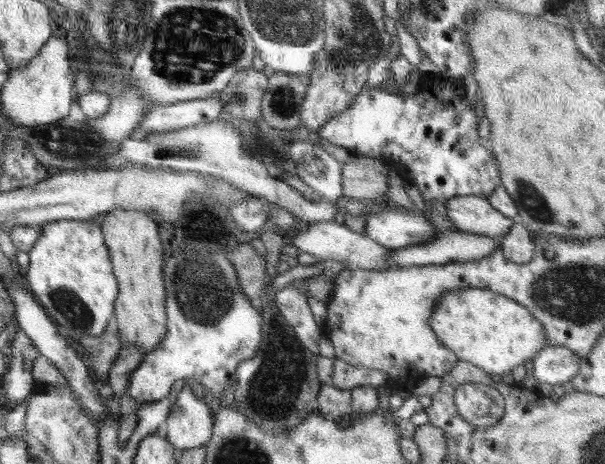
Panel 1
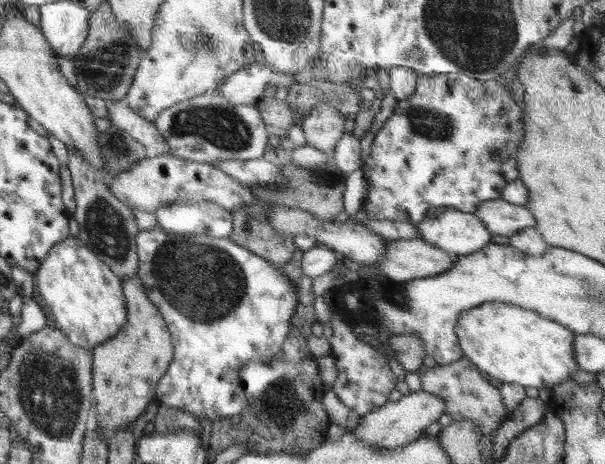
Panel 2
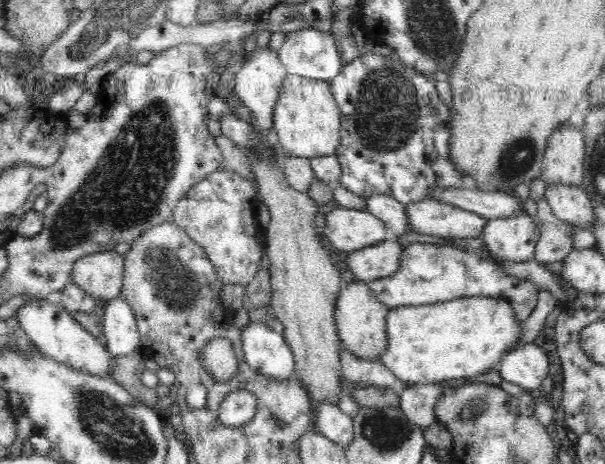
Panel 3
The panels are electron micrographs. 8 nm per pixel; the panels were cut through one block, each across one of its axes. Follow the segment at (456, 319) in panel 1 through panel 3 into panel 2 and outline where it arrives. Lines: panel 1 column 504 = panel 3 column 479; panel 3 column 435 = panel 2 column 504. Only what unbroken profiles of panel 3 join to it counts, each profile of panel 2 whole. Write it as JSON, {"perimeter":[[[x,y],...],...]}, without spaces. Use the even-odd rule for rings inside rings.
{"perimeter":[[[486,302],[473,310],[460,315],[456,322],[456,335],[460,343],[462,356],[470,360],[479,371],[487,377],[495,378],[502,383],[516,383],[520,386],[544,388],[561,385],[571,381],[579,369],[574,357],[574,338],[578,334],[559,322],[544,318],[532,310],[520,306],[503,304],[500,302]]]}

